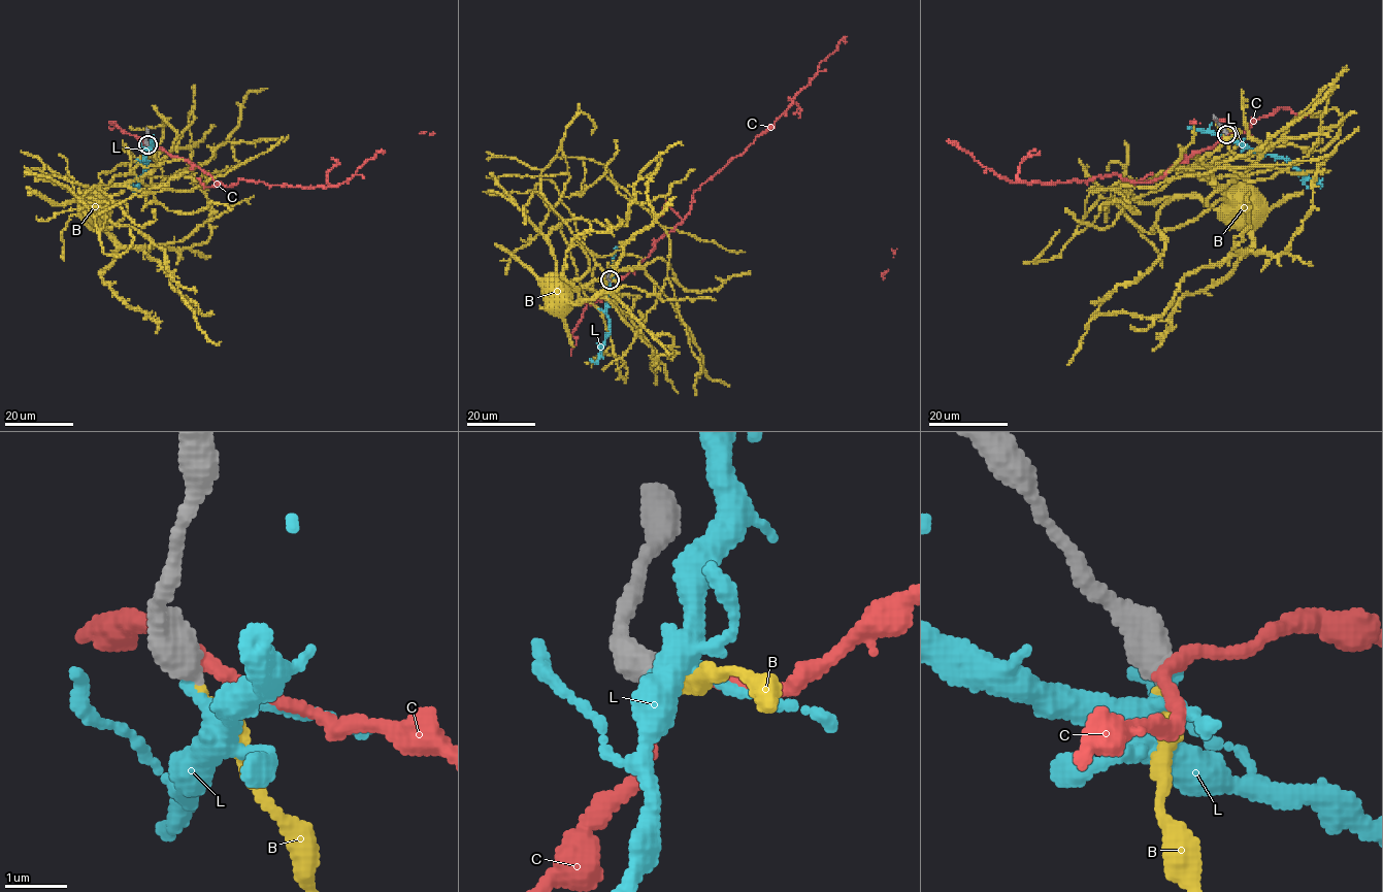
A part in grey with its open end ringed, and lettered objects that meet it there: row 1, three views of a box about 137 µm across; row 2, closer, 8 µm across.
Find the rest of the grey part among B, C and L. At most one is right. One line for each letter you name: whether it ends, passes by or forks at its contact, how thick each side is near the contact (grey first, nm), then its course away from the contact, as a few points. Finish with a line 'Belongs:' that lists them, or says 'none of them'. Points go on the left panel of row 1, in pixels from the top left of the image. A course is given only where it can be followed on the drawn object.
B: it ends; calibres 500 and 220 nm
Belongs: B

